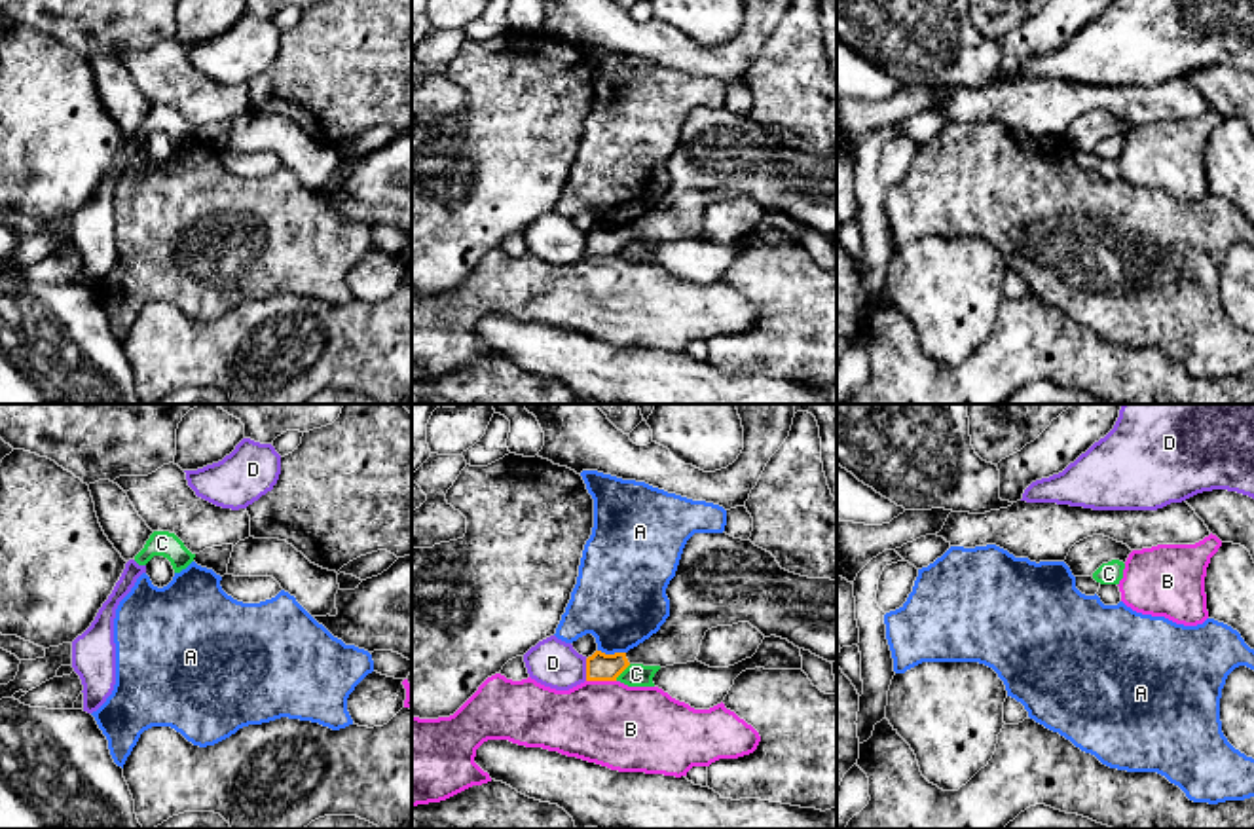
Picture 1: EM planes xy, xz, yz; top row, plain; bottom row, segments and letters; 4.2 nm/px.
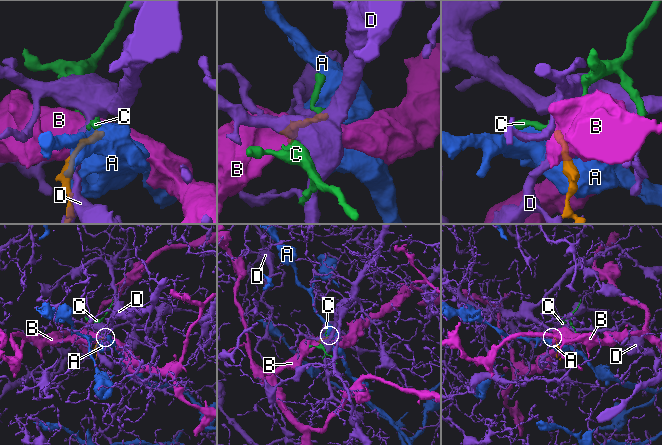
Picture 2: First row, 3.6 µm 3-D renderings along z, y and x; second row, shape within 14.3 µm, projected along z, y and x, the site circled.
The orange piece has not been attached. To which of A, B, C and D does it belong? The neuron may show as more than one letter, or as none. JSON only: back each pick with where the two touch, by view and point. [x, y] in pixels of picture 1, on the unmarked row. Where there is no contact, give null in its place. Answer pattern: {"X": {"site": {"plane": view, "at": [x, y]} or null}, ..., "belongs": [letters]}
{"belongs": []}

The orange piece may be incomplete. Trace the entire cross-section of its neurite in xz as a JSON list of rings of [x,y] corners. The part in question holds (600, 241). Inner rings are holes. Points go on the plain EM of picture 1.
[[[694,108],[666,171],[670,192],[660,205],[628,228],[596,226],[586,233],[586,256],[617,256],[630,239],[694,237],[708,205],[738,197],[837,235],[837,156],[789,148],[751,116]]]

